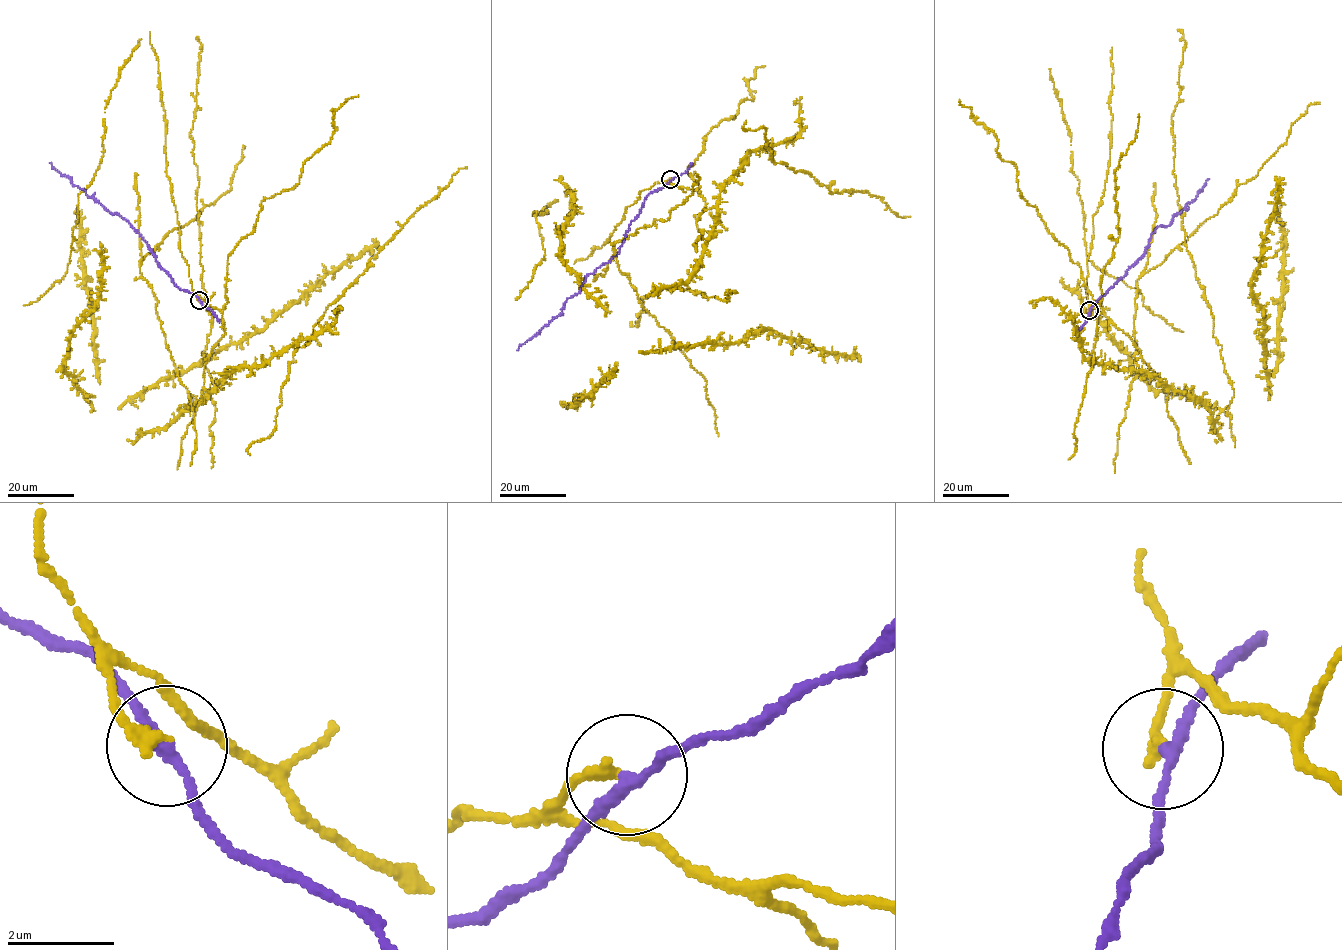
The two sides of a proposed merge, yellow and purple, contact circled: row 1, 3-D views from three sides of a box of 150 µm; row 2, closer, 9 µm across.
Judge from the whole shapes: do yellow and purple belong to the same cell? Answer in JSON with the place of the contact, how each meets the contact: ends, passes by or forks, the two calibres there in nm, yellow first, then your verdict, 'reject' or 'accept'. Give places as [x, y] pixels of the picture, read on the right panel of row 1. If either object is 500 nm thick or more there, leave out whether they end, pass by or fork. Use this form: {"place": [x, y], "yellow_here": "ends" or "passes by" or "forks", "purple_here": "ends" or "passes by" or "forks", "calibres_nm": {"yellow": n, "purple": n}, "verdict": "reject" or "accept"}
{"place": [1089, 310], "yellow_here": "ends", "purple_here": "passes by", "calibres_nm": {"yellow": 200, "purple": 200}, "verdict": "reject"}

